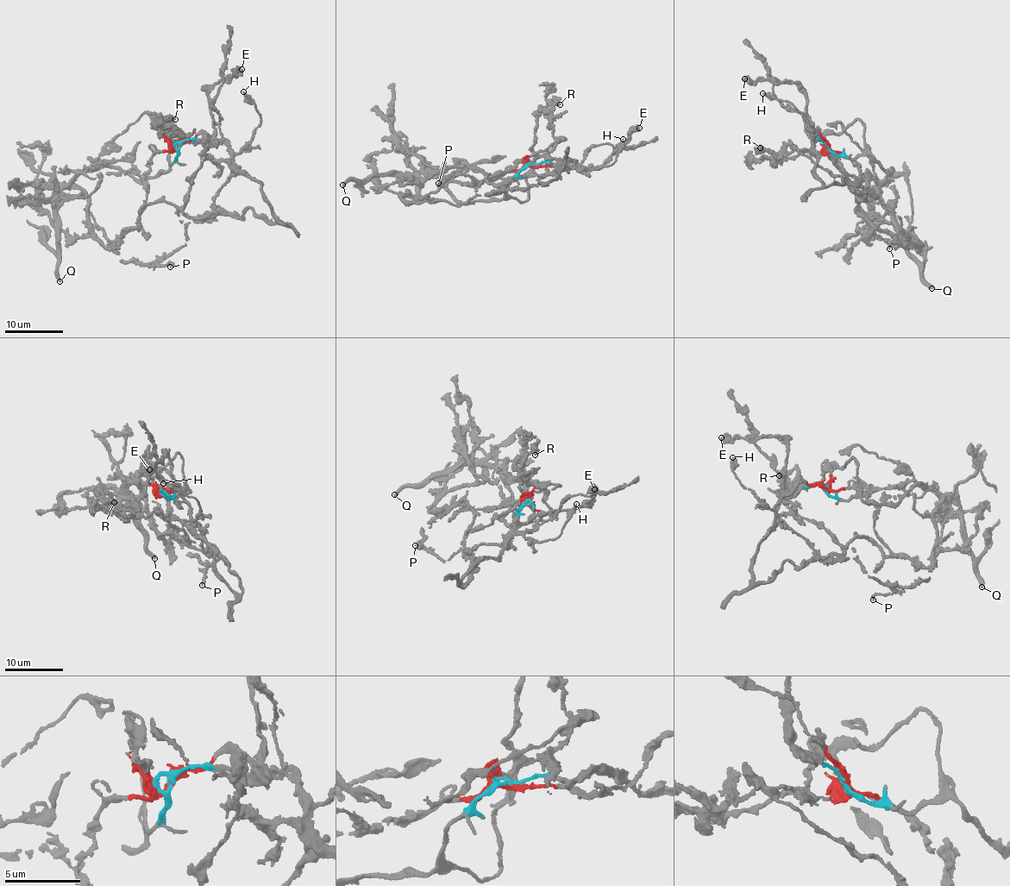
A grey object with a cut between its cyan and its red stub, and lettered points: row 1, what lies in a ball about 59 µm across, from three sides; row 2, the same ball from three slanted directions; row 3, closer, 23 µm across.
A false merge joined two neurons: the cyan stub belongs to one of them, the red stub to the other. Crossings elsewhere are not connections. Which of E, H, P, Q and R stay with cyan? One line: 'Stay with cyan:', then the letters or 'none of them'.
Stay with cyan: E, Q, R

